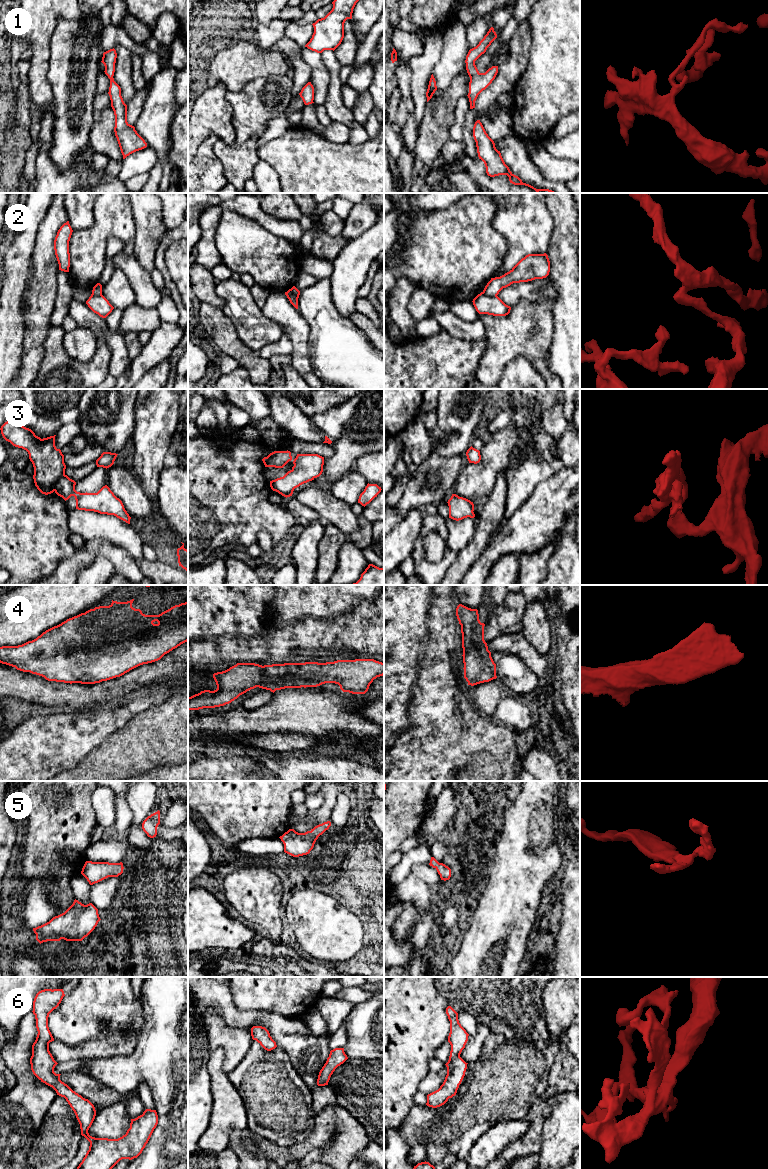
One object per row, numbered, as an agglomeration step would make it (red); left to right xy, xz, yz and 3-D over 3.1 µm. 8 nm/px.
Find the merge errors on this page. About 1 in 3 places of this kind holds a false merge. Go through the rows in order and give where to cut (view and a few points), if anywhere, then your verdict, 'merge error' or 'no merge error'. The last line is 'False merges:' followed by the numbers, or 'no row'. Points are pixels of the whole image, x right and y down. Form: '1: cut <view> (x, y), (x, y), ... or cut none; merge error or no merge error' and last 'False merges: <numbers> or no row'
1: cut none; no merge error
2: cut yz (483, 291), (486, 294), (496, 296); merge error
3: cut none; no merge error
4: cut none; no merge error
5: cut none; no merge error
6: cut none; no merge error
False merges: 2

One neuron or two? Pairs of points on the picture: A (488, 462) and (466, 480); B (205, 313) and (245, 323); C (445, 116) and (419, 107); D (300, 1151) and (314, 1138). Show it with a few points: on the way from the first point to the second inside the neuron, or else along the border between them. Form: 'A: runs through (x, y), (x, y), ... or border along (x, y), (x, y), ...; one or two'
A: runs through (483, 467), (471, 479); one
B: border along (220, 307), (233, 324), (241, 340); two
C: border along (427, 102), (423, 118), (417, 130); two
D: runs through (303, 1148), (311, 1141); one

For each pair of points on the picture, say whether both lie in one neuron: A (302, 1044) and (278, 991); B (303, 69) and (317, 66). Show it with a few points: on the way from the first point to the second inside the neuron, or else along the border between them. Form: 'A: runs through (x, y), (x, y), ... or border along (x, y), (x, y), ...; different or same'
A: border along (260, 1011), (272, 1011), (279, 1013), (283, 1017); different
B: border along (303, 46), (301, 57), (311, 69), (310, 81); different

